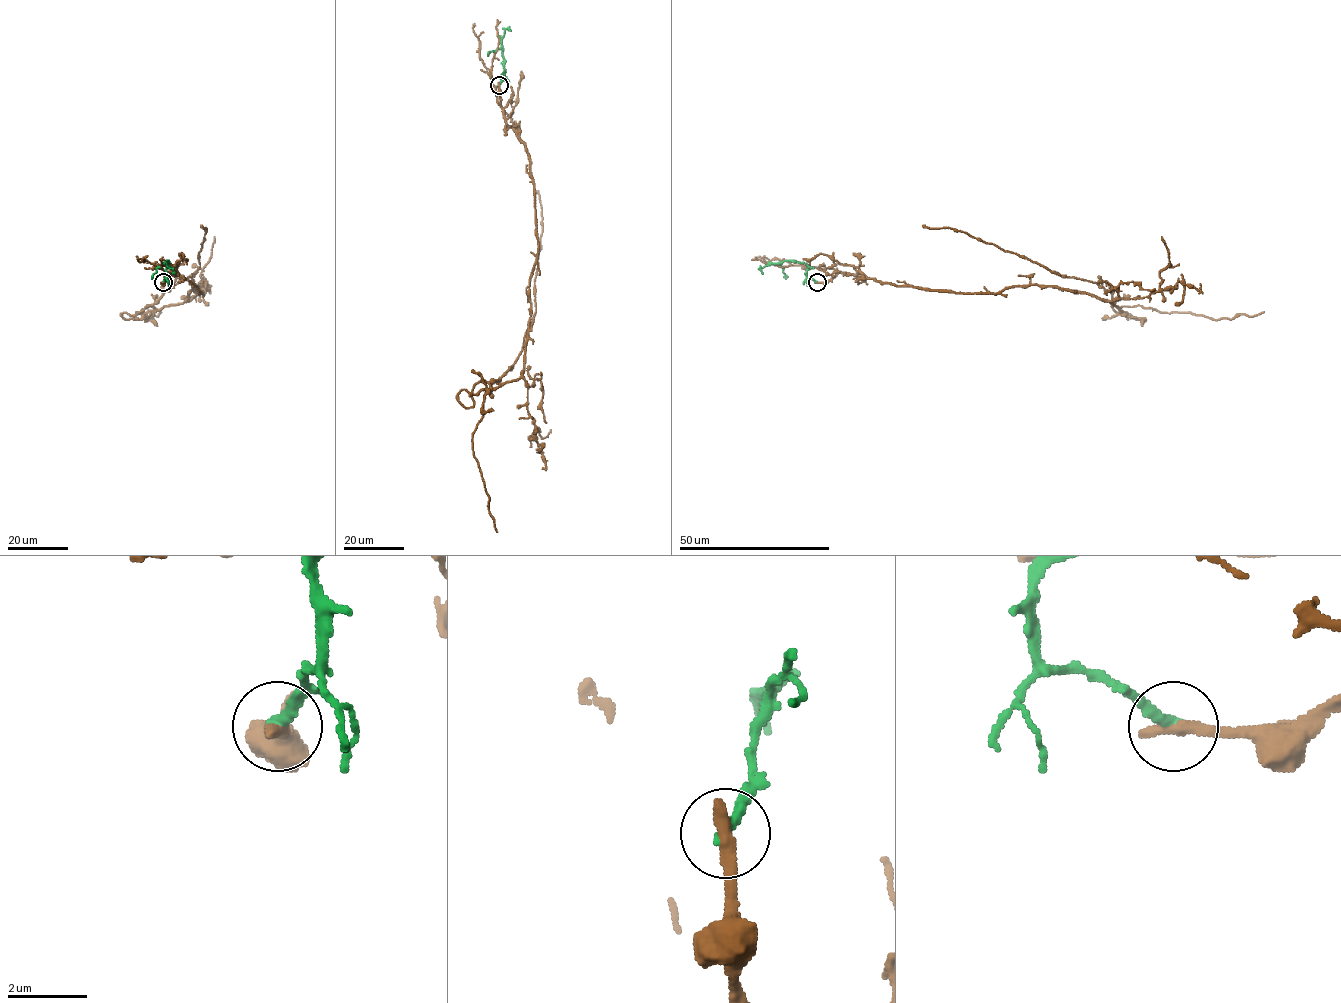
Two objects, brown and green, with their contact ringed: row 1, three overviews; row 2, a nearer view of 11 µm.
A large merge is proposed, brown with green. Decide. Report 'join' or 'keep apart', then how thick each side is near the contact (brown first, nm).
keep apart; 400 nm thick on the brown side, 280 nm on the other

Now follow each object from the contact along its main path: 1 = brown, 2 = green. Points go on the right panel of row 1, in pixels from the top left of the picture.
1: (816, 282), (860, 272), (964, 293), (1049, 286), (1120, 309), (1095, 283), (923, 225)
2: (816, 282), (807, 276), (808, 267), (804, 263), (791, 261), (771, 263), (760, 268), (763, 273)

